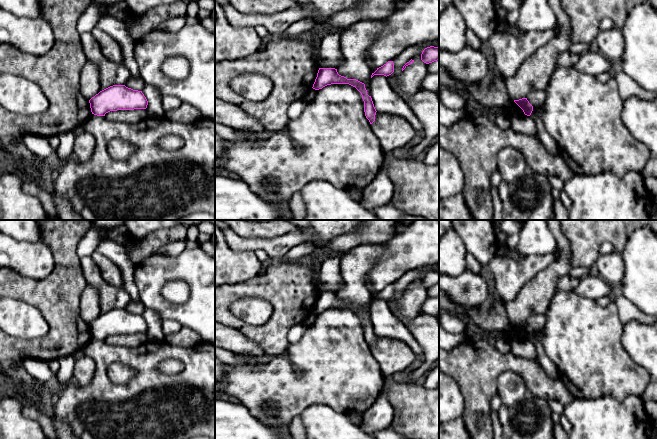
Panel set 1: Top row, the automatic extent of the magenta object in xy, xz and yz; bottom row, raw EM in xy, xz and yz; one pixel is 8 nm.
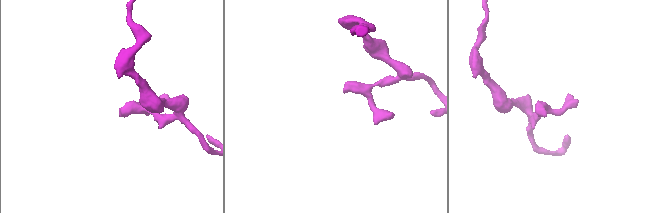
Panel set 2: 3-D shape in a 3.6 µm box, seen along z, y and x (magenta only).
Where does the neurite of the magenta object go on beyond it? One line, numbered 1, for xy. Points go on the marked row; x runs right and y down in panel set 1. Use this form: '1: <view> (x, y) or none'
1: none

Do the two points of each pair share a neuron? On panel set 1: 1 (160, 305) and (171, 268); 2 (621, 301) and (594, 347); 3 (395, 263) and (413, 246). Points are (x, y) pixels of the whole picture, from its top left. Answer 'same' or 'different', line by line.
1: same
2: different
3: same

